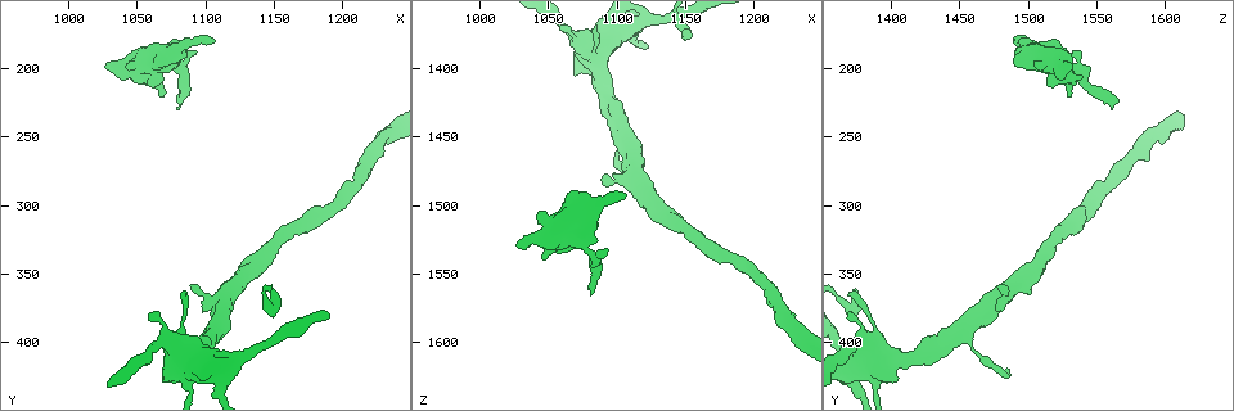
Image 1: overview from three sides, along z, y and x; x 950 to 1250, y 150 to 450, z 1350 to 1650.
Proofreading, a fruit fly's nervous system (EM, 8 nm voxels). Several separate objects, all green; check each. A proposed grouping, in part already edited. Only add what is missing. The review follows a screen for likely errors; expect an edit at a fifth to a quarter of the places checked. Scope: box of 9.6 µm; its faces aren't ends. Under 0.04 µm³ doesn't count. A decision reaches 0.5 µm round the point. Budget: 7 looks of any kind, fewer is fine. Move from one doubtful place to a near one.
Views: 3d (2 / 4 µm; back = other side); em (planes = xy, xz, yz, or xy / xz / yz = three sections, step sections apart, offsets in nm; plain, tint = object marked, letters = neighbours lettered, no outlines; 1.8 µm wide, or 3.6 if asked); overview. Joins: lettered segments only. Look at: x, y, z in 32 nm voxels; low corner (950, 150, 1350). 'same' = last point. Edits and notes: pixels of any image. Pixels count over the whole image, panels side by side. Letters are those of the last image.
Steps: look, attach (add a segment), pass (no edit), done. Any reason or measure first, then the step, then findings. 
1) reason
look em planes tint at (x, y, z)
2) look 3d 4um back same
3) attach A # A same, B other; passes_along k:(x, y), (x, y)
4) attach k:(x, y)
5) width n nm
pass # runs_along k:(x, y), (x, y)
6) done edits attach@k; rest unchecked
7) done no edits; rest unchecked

free end
look em planes tint at (1080, 226, 1564)

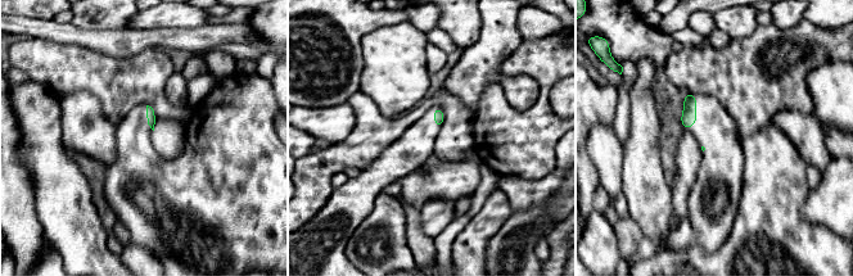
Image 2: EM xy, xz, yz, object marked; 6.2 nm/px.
see the neighbours
look em planes letters same

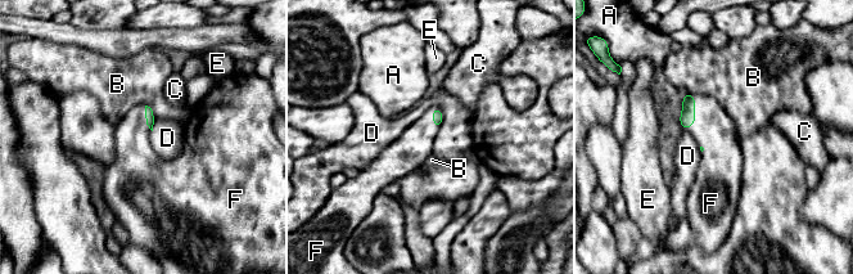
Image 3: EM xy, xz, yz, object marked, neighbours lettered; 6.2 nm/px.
attach F # A other, B other, C other, D other, E other, F same; passes_along 3:(687, 117), (694, 113), (713, 130); the cell continues

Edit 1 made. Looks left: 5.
an open end
look em xz step 4 letters at (1106, 180, 1494)

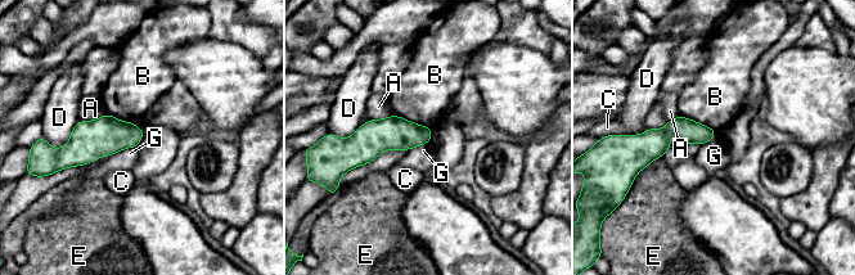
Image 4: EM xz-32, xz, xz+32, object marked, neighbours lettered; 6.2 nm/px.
cut it another way
look em xy step 4 letters same

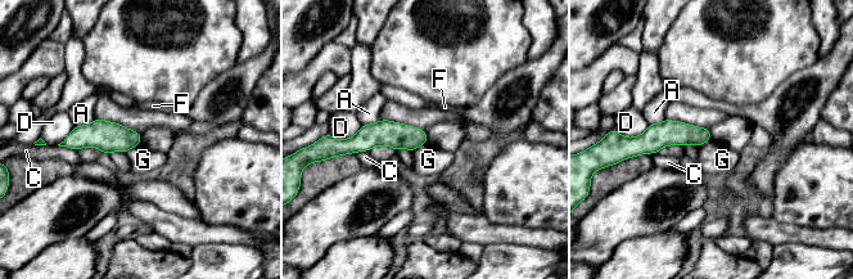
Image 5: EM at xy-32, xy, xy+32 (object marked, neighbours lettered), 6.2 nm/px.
pass # A other, C other, D other, F other, G other; none of them fits

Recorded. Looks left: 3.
thick turns thin
look em 3.6um planes letters at (1094, 416, 1376)

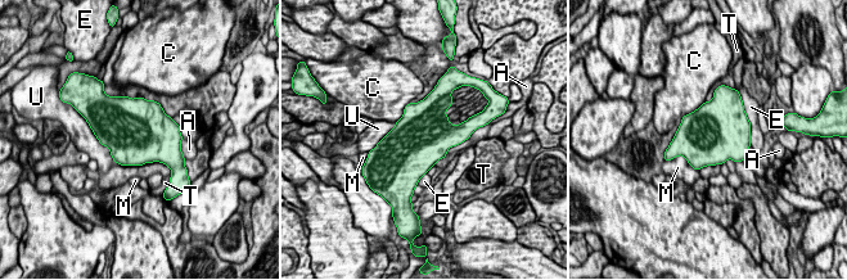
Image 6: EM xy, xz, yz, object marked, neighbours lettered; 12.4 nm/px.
longest_contact E 550 nm
pass # A other, C other, E other, M other, T other, U other; border 6:(154, 100), (171, 117); none of them fits

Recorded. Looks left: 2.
done edits attach@3; rest unchecked

